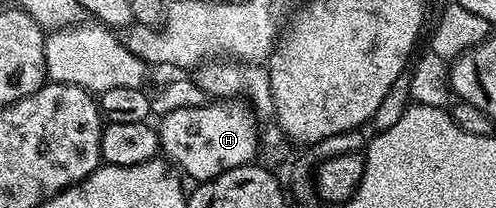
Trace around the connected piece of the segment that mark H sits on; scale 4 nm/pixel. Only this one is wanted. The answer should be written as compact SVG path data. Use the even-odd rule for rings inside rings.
M207 100L201 106L176 108L161 115L159 122L156 129L161 153L195 183L212 180L232 168L249 166L259 157L260 122L245 101Z

